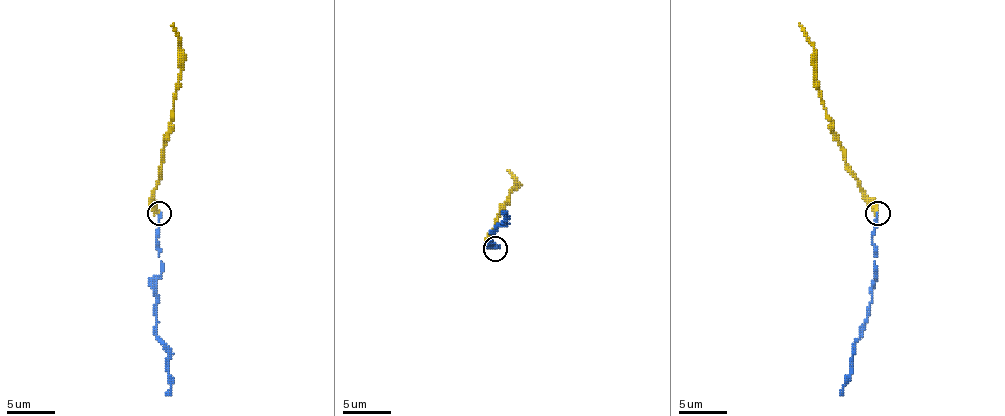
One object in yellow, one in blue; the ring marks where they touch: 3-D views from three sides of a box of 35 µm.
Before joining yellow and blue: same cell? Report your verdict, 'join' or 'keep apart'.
keep apart

